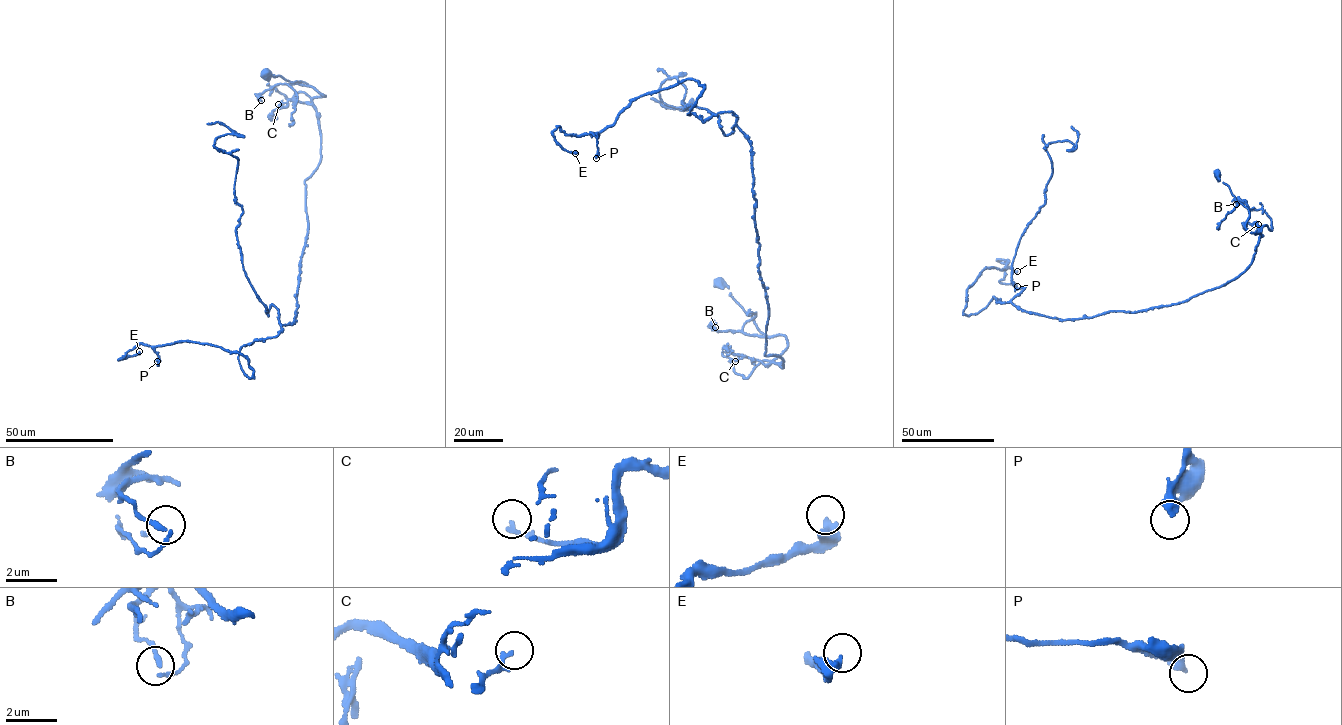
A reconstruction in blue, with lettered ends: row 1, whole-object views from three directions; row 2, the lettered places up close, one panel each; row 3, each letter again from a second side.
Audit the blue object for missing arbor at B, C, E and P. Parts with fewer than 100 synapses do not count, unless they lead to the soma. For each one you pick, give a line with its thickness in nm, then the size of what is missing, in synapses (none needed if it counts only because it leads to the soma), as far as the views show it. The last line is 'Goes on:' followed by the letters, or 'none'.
Goes on: none

